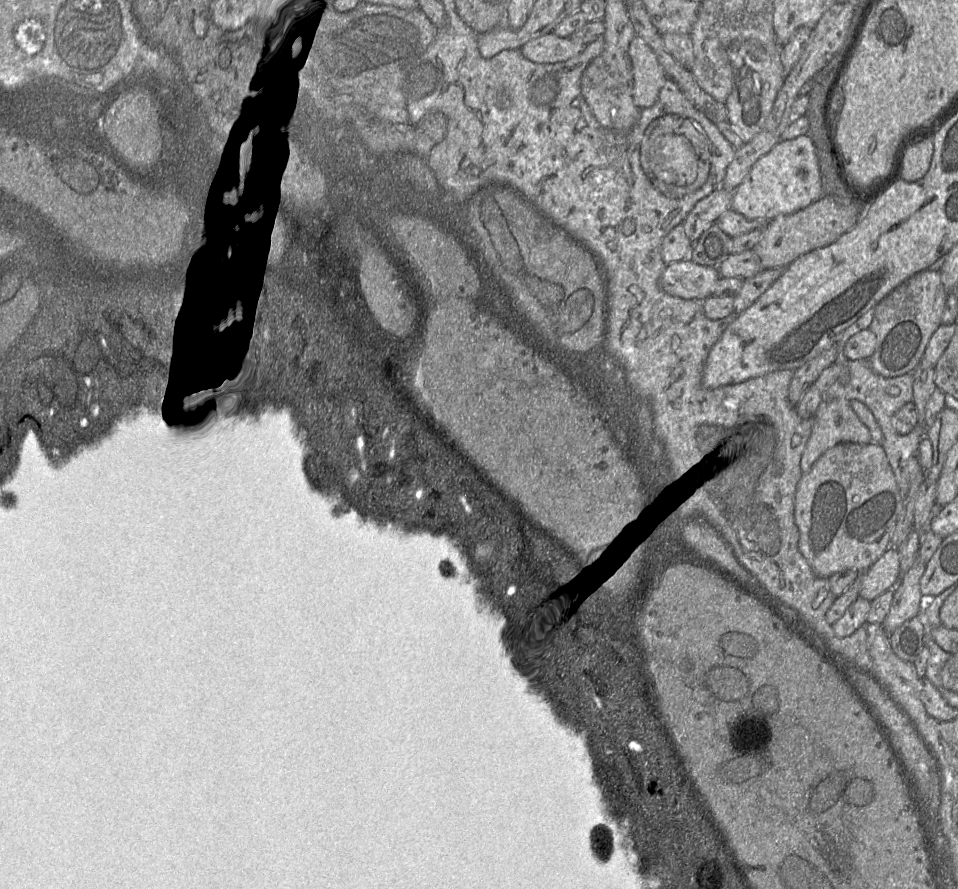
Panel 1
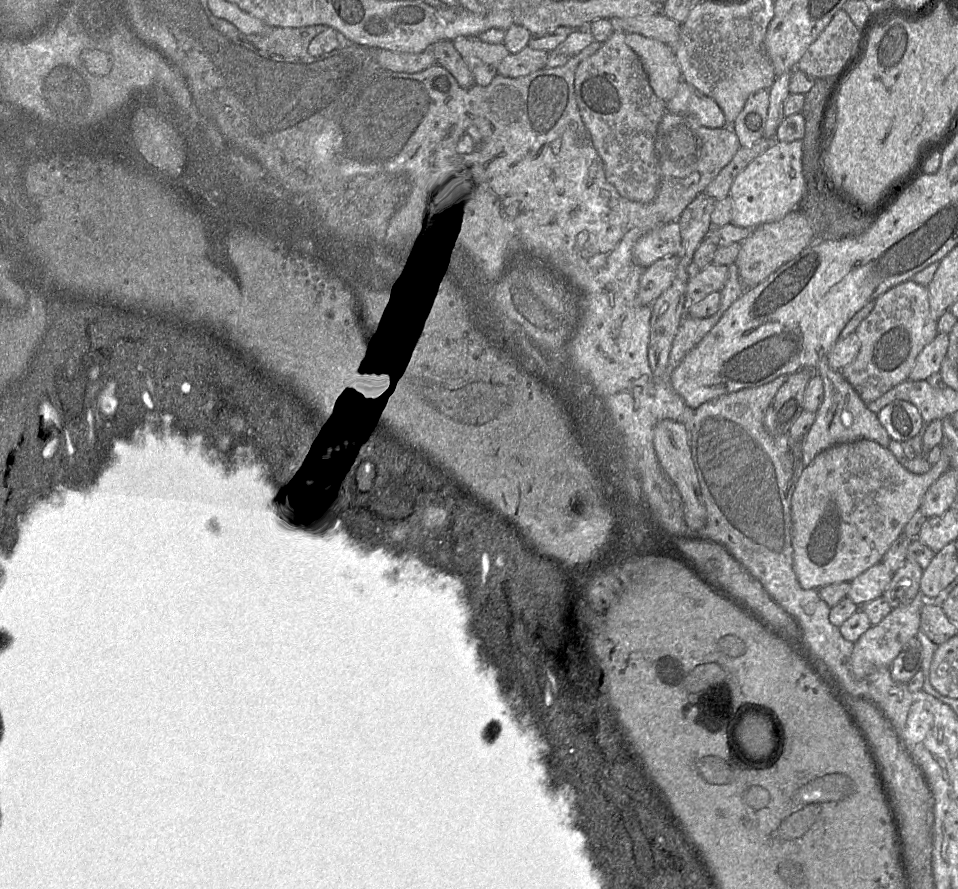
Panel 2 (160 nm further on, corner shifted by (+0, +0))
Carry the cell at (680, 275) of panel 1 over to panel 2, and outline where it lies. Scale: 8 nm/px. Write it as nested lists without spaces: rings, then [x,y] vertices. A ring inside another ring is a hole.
[[[670,255],[644,269],[638,289],[638,300],[642,305],[651,305],[669,288],[677,274],[678,264],[678,255]]]

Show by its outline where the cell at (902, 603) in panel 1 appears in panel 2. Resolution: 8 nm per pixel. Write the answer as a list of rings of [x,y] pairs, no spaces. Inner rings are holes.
[[[918,594],[909,604],[892,608],[878,624],[872,625],[856,642],[850,657],[850,671],[854,679],[861,680],[875,671],[890,667],[902,647],[920,632],[921,610],[927,600]]]

